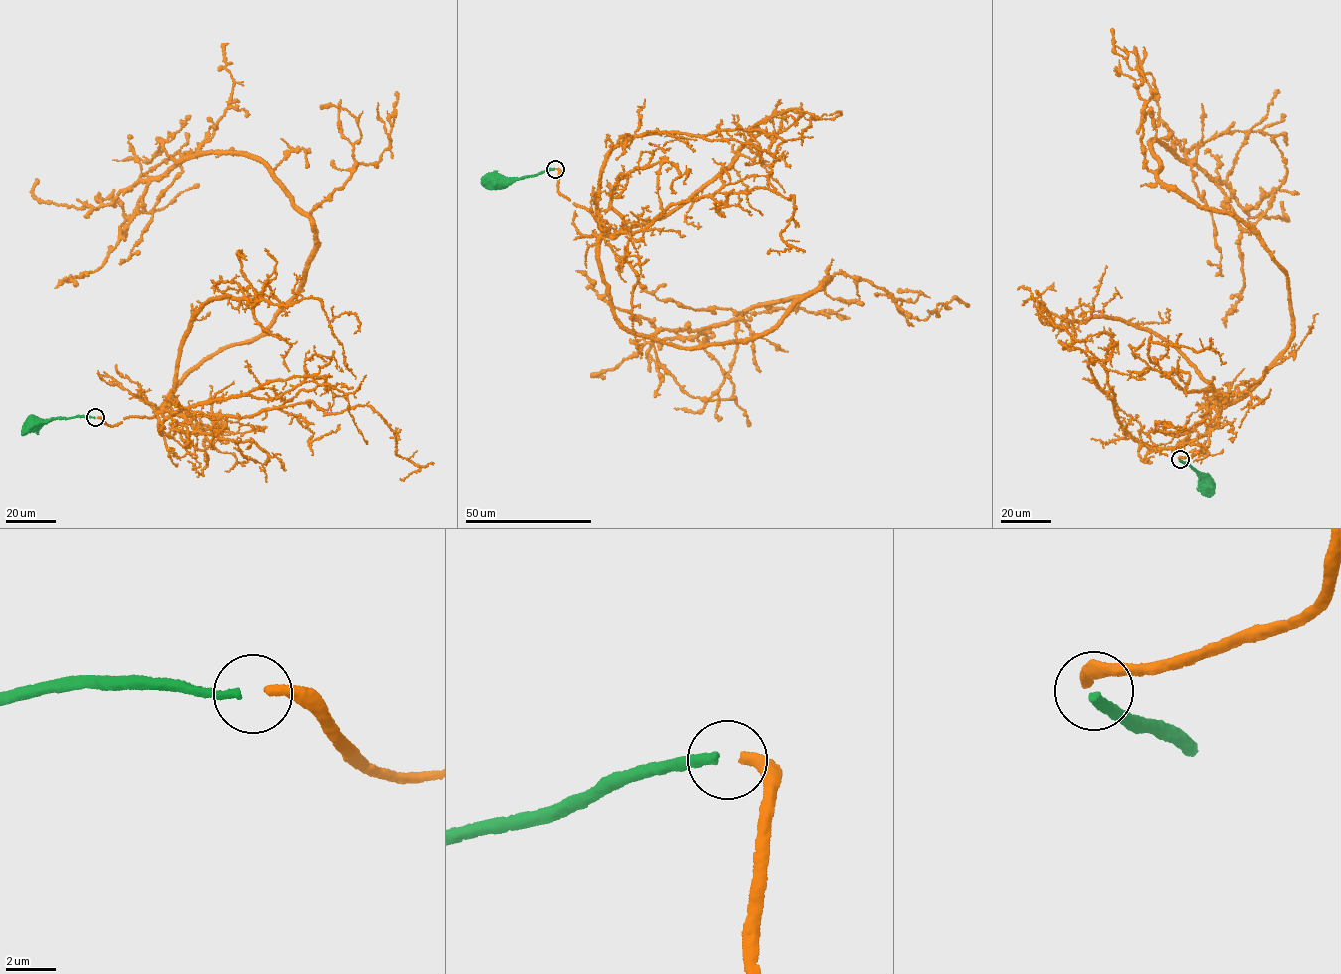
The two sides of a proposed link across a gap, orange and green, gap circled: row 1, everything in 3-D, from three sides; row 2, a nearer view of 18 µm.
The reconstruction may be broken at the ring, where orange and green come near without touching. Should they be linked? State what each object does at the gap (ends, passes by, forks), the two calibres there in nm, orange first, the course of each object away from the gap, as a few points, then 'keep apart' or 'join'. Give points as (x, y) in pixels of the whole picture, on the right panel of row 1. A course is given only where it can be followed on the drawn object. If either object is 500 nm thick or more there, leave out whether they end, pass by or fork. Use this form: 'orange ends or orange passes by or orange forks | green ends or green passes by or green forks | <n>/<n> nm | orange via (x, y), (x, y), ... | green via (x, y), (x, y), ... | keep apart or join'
orange ends | green ends | 400/360 nm | orange via (1179, 459), (1285, 348), (1288, 280), (1240, 220), (1158, 179), (1150, 144), (1249, 231), (1285, 177), (1271, 138) | green via (1180, 460), (1206, 481) | join

